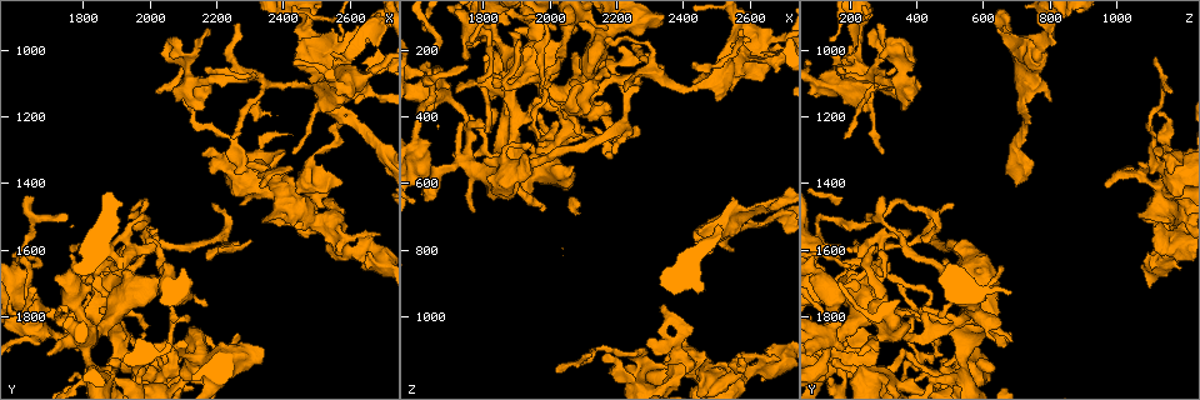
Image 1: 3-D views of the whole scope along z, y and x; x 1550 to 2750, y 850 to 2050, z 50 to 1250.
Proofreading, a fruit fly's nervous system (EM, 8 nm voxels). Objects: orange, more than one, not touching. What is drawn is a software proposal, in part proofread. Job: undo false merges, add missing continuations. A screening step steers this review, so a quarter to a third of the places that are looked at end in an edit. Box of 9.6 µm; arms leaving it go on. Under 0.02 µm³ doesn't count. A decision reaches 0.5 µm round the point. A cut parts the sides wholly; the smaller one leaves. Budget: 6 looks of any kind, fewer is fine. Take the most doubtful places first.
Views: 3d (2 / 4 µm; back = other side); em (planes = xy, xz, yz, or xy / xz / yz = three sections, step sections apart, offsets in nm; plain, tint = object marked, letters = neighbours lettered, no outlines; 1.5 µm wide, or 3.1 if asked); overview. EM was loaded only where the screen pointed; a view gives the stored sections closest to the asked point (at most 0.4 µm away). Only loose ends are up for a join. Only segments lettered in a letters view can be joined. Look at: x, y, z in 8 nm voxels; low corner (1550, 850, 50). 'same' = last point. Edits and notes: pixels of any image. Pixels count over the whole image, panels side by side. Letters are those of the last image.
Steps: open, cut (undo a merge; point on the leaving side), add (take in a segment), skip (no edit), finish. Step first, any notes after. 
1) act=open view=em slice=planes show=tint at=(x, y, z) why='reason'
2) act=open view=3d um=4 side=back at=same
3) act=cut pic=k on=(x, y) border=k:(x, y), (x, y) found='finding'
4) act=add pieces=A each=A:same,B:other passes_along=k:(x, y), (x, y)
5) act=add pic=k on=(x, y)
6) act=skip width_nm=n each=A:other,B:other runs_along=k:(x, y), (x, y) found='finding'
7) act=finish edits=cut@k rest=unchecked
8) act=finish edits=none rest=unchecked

act=open view=3d um=2 at=(2550, 1160, 810) why='stops while still wide'

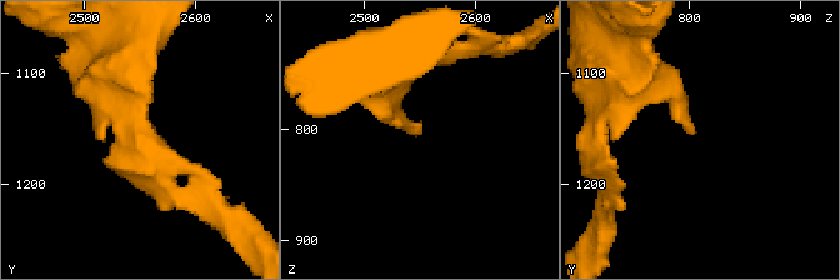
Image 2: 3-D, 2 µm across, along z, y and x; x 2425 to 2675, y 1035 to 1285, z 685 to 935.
act=open view=em slice=xz step=8 show=letters at=(2548, 1152, 804) why='need the tissue'

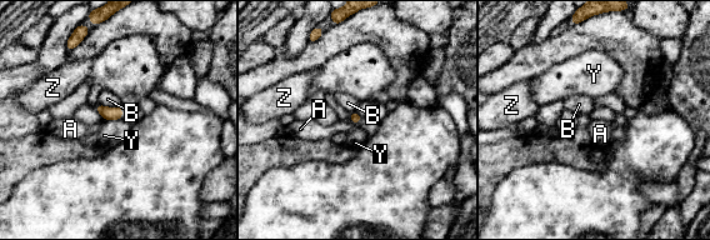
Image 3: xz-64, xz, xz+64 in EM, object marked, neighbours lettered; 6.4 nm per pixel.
act=open view=em slice=xy step=8 show=letters at=same

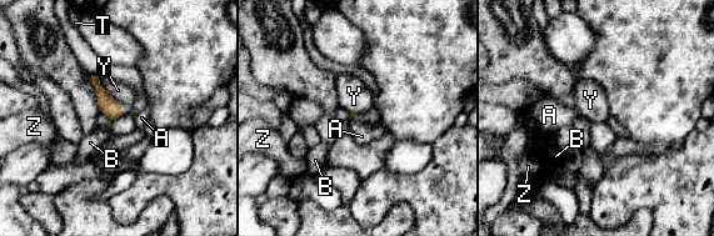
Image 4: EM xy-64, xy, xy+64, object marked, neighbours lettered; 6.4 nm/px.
act=skip each=A:other,B:other,T:other,Y:other,Z:other found='none of them fits'

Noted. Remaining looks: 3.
act=open view=3d um=4 at=(2020, 1530, 380) why='free end'

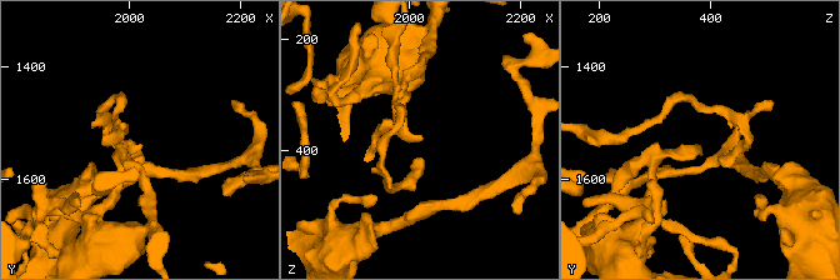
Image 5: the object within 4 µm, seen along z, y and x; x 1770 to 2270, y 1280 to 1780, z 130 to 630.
act=open view=em slice=planes show=letters at=(2020, 1535, 380)

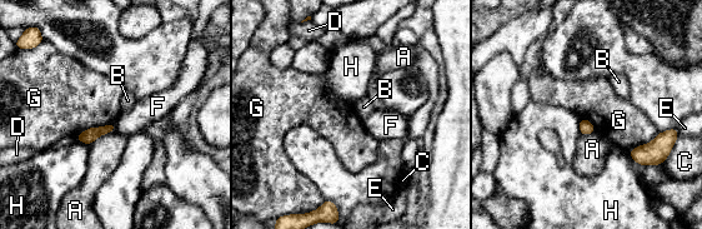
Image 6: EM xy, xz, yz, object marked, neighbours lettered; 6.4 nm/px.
act=skip each=A:other,B:other,C:other,D:other,E:other,F:other,G:other,H:other border=6:(114, 122), (90, 127), (75, 137) found='no lettered segment goes on from it'

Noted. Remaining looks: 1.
act=open view=em slice=yz step=8 show=letters at=(2270, 1850, 430) why='an open end'

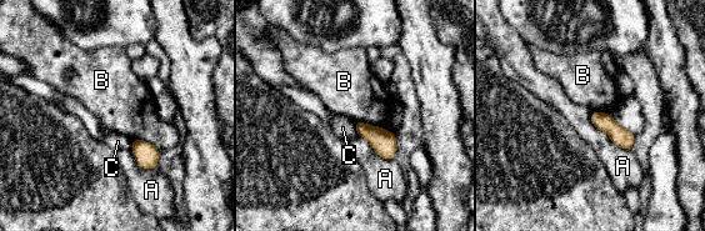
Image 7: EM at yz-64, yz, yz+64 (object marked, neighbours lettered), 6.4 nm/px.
act=skip each=A:other,B:other,C:other border=7:(590, 114), (595, 126), (631, 150) found='no lettered segment goes on from it'

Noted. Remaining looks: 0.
act=finish edits=none rest=unchecked

